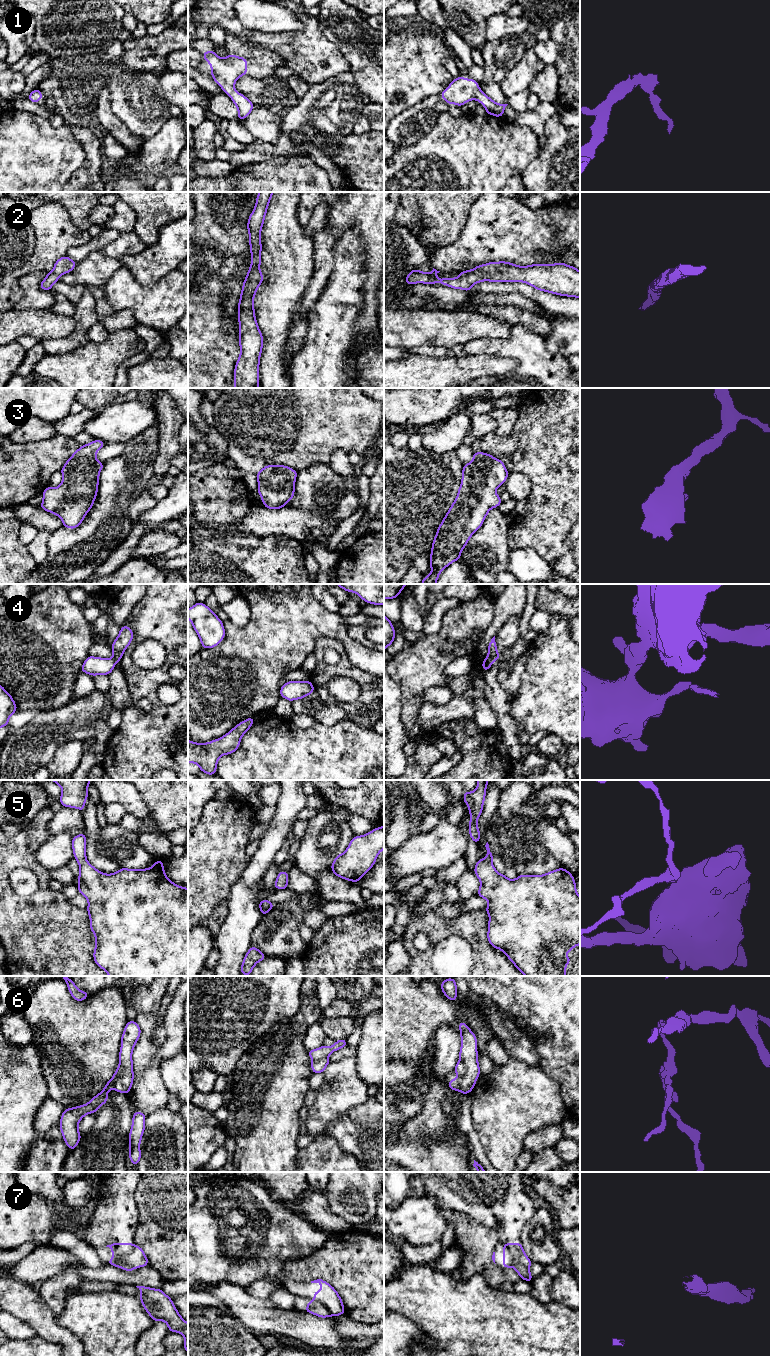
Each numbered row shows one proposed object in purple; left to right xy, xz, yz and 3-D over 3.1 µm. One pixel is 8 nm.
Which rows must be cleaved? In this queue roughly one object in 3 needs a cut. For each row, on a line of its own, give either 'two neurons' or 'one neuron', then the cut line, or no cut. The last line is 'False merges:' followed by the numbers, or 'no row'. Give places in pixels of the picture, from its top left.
1: one neuron; cut none
2: one neuron; cut none
3: one neuron; cut none
4: two neurons; cut yz (487, 656), (491, 662)
5: one neuron; cut none
6: two neurons; cut xy (119, 1064), (122, 1072), (115, 1079), (113, 1087)
7: two neurons; cut xy (135, 1246), (120, 1258), (122, 1262), (133, 1268)
False merges: 4, 6, 7

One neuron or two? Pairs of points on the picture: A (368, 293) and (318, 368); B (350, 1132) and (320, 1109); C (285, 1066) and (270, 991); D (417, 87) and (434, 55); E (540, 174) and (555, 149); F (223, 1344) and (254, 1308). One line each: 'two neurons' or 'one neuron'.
A: two neurons
B: two neurons
C: two neurons
D: one neuron
E: one neuron
F: two neurons

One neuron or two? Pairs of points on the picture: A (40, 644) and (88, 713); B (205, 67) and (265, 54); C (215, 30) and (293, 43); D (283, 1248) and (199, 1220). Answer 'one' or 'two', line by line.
A: two
B: one
C: two
D: one

